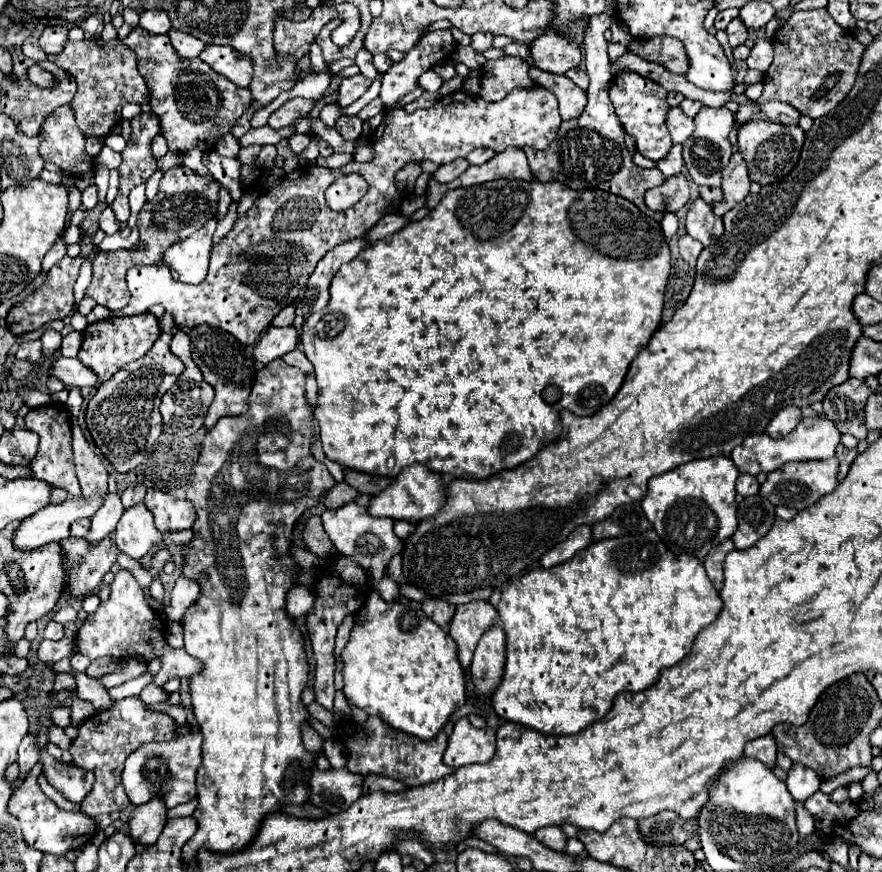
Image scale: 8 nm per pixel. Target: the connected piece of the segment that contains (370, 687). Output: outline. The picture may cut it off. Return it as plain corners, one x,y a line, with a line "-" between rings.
366,601
358,611
360,623
354,625
350,641
342,651
344,695
354,707
370,717
380,717
390,727
414,735
418,739
432,739
448,721
450,713
466,703
464,671
456,657
454,639
436,625
422,609
412,609
406,603

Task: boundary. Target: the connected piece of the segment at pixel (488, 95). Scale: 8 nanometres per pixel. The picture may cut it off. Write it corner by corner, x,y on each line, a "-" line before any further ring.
504,57
488,61
482,67
482,89
484,101
500,101
516,87
536,87
528,75
530,65
520,57

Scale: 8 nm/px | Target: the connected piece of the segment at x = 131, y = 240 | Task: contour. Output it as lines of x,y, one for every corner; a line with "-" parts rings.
122,228
112,235
107,235
98,246
99,252
130,249
139,240
139,229
138,234
132,233
128,238
121,237
121,230

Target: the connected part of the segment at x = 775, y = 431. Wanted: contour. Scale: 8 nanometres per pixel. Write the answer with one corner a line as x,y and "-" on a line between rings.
784,407
780,409
774,419
768,423
766,427
766,433
772,437
772,439
780,439
784,435
788,435
790,431
796,429
796,425
800,423
802,415
800,415
800,409
796,407

